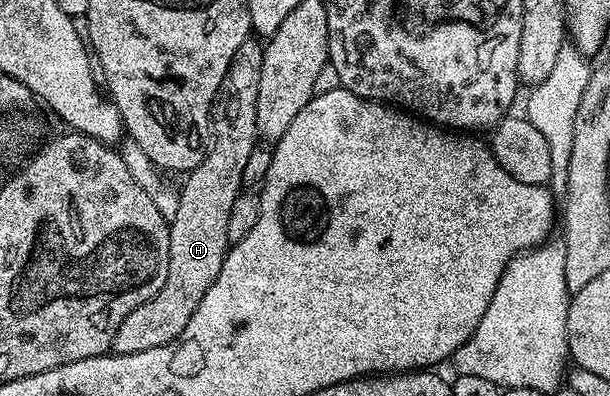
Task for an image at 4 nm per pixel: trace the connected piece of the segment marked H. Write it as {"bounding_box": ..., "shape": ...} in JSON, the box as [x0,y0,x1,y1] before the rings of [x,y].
{"bounding_box":[111,37,264,355],"shape":[[[249,37],[233,53],[233,61],[221,81],[215,101],[211,105],[211,134],[207,155],[197,169],[186,172],[183,188],[179,191],[179,204],[175,216],[169,219],[169,277],[165,285],[145,305],[137,305],[111,342],[111,351],[117,355],[141,353],[145,349],[157,349],[173,341],[189,325],[189,317],[197,313],[197,305],[217,273],[221,273],[223,258],[229,244],[229,209],[237,201],[243,187],[242,178],[249,155],[260,142],[257,129],[257,85],[261,81],[261,61],[264,44],[258,38]]]}

